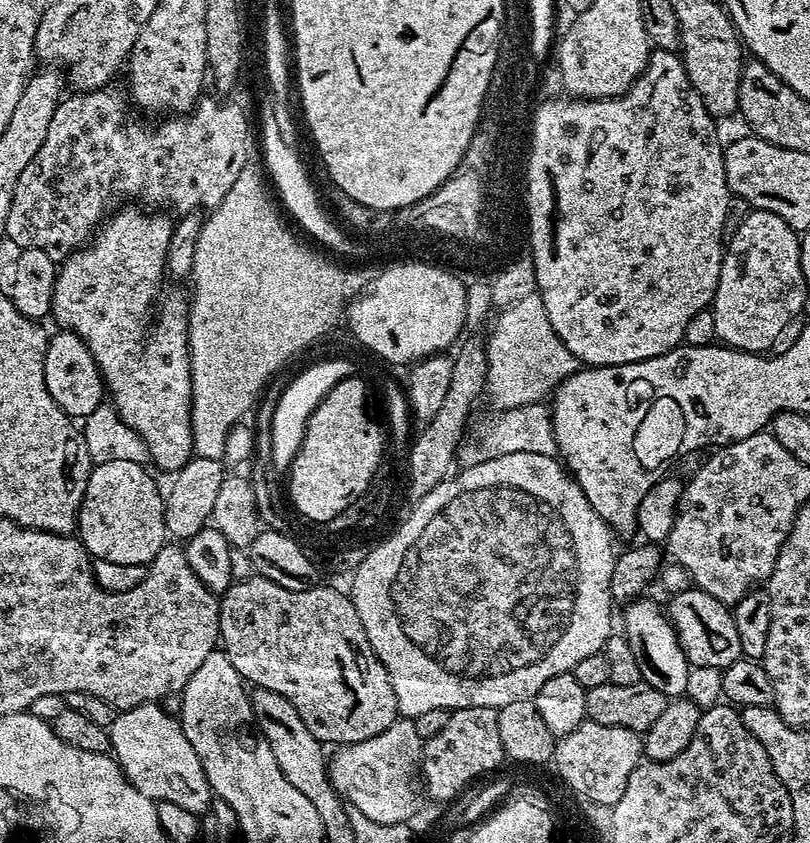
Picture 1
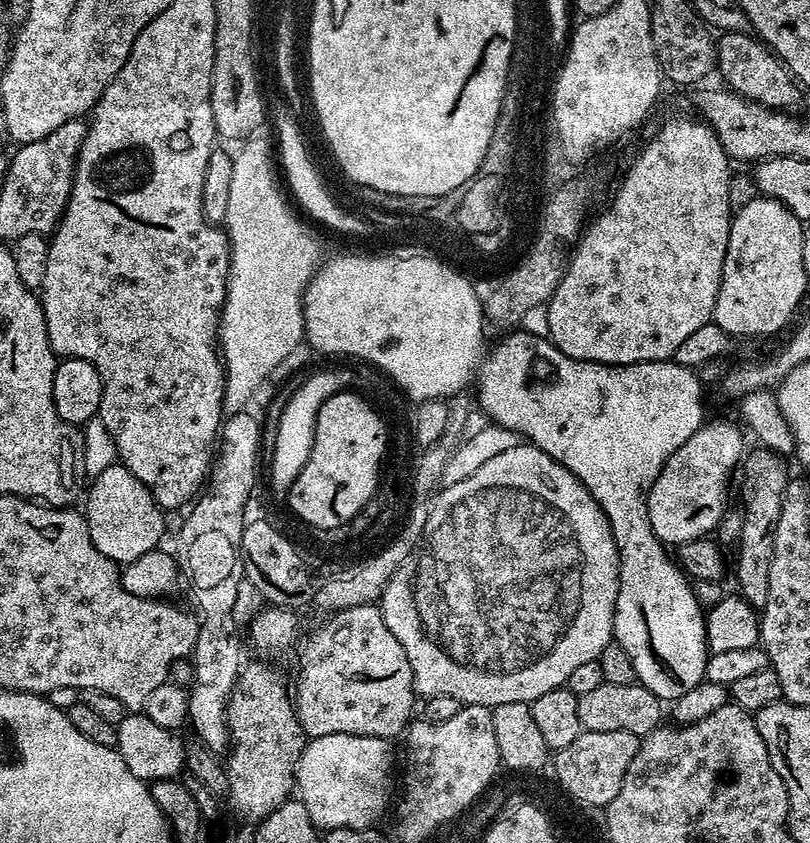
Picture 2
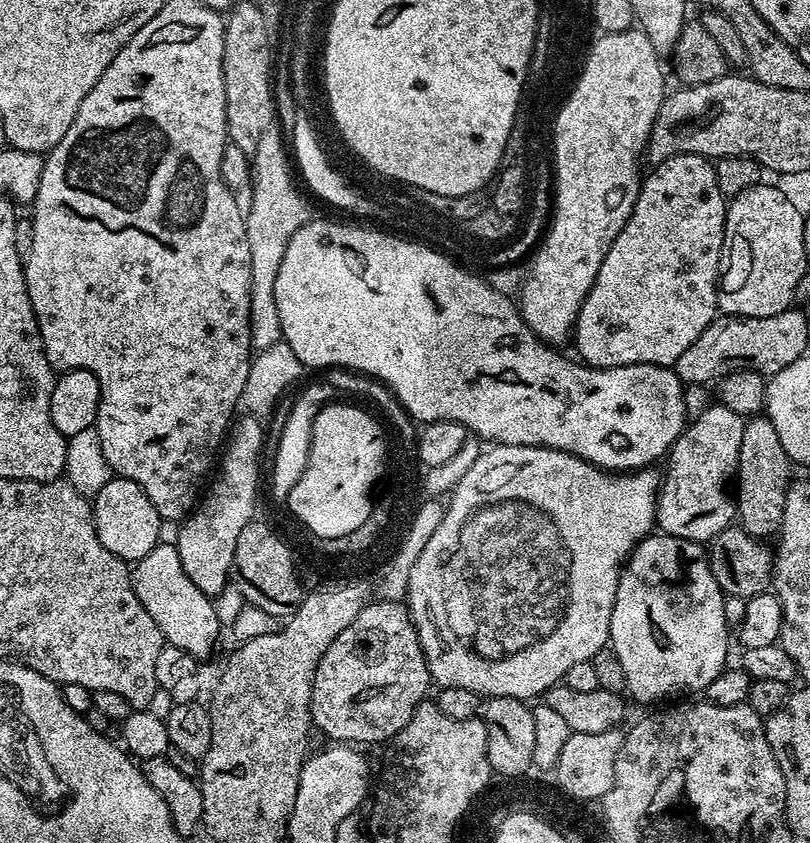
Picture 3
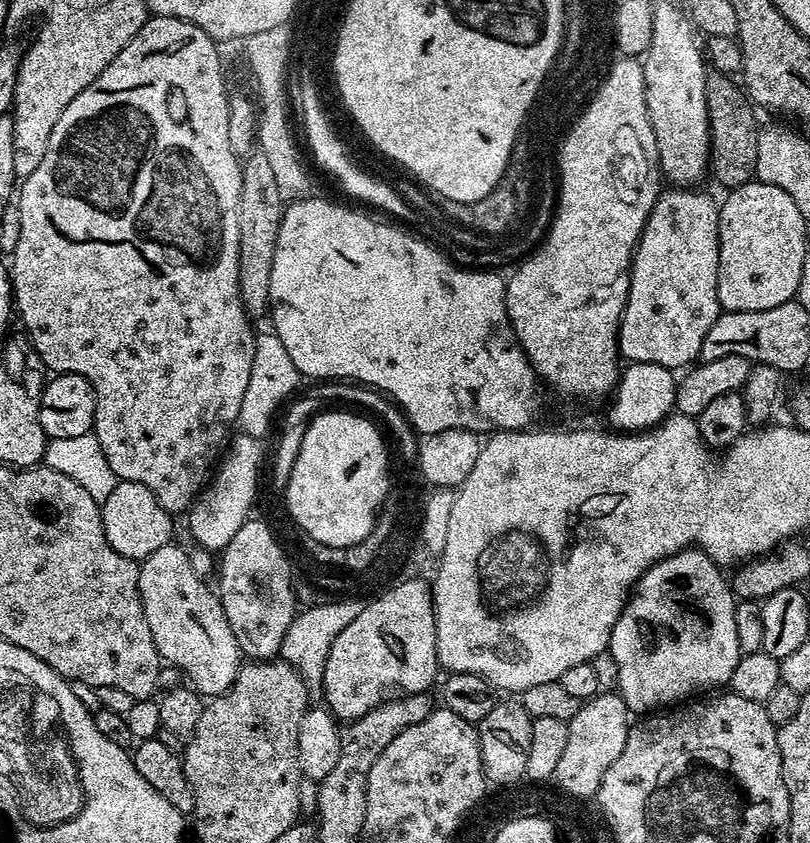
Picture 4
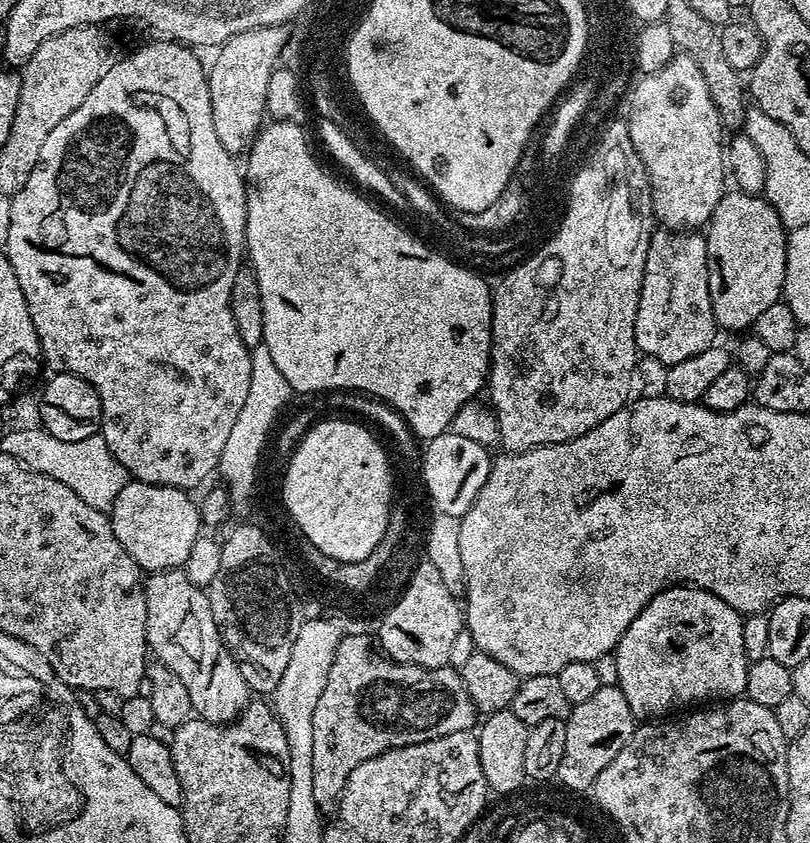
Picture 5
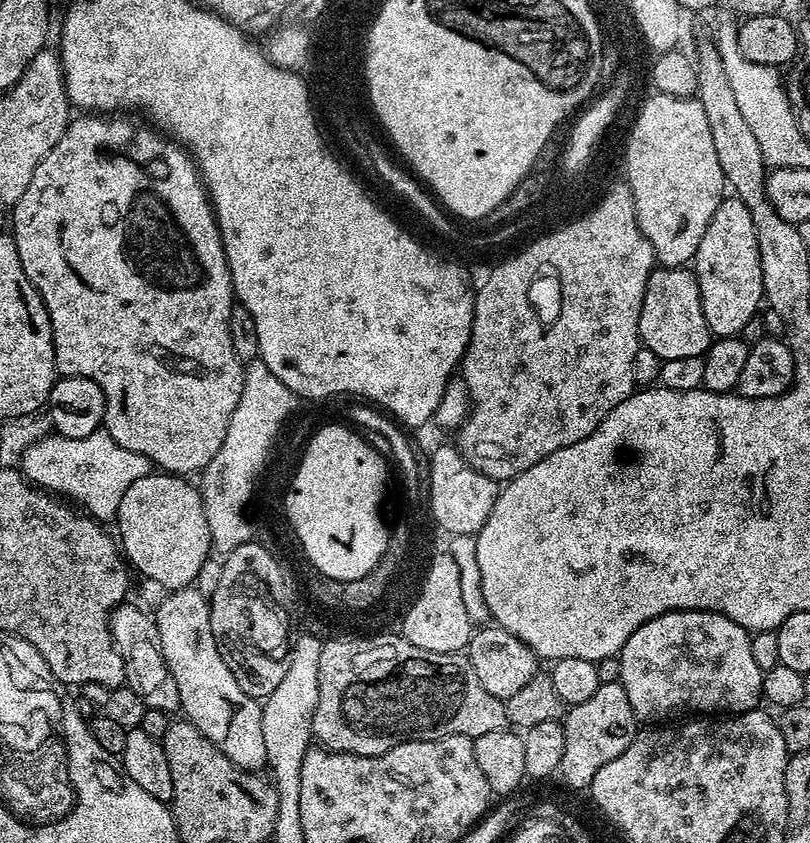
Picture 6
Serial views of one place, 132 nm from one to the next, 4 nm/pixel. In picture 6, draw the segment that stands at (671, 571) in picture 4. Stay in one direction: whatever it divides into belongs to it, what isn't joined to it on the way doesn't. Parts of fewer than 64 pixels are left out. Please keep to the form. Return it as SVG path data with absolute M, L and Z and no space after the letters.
M686 610L685 612L667 612L658 618L650 618L634 634L630 634L627 642L619 650L620 665L622 674L620 675L620 685L626 690L626 698L630 698L630 706L634 714L644 722L664 722L667 716L676 716L679 712L684 712L689 708L692 714L735 714L737 712L748 712L751 708L757 707L761 703L764 690L764 672L754 662L754 653L750 650L752 636L738 622L726 618L721 612L703 612L702 610Z

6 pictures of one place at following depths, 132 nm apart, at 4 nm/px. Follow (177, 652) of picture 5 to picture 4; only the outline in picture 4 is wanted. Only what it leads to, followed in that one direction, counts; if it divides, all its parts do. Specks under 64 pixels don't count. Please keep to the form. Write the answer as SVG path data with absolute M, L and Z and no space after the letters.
M169 542L145 560L139 561L140 573L138 574L138 590L142 598L142 606L146 614L146 622L150 626L150 634L154 634L154 646L158 650L161 661L181 668L188 675L187 683L201 697L211 698L227 692L232 683L236 681L242 667L242 653L238 642L234 638L234 630L230 630L230 622L220 605L219 595L208 589L209 581L194 572L190 564L189 553Z

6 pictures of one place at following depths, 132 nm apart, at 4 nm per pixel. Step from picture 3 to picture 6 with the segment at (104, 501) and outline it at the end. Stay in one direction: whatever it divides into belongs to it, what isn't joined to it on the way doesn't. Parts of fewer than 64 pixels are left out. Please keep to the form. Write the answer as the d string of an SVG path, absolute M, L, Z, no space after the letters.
M150 474L146 478L138 478L138 482L134 482L130 490L126 490L114 521L115 527L120 527L118 544L127 563L135 571L137 568L146 579L161 584L164 590L195 585L202 564L210 559L210 553L213 551L210 526L206 522L206 510L199 487L188 480L191 479L180 474Z

